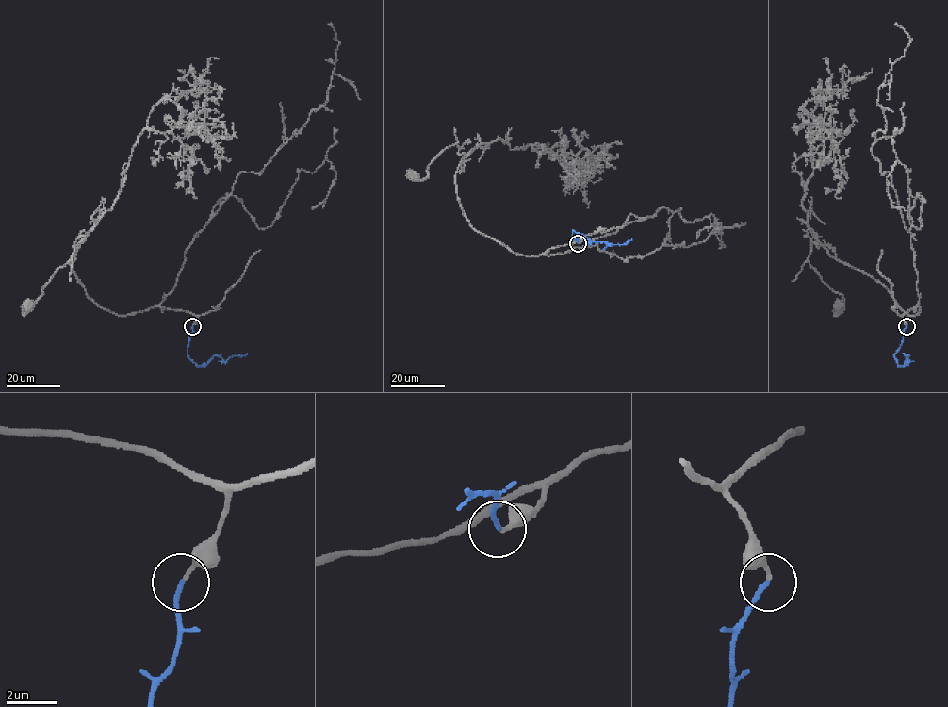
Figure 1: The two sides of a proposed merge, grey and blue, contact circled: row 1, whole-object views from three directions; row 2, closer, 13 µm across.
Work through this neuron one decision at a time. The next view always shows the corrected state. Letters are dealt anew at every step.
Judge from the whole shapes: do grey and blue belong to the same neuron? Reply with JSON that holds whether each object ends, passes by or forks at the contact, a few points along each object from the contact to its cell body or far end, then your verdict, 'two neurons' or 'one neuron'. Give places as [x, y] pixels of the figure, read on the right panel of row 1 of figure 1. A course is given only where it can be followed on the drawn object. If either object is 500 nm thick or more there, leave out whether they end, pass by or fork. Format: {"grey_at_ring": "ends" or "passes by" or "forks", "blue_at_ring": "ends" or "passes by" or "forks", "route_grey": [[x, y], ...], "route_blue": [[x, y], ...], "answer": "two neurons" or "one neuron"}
{"grey_at_ring": "ends", "blue_at_ring": "ends", "route_grey": [[907, 325], [903, 317], [918, 306], [908, 315], [882, 284], [813, 243], [809, 261], [841, 295], [838, 307]], "route_blue": [[907, 326], [895, 353], [898, 365], [906, 363], [906, 354], [907, 360], [908, 355], [903, 353]], "answer": "one neuron"}

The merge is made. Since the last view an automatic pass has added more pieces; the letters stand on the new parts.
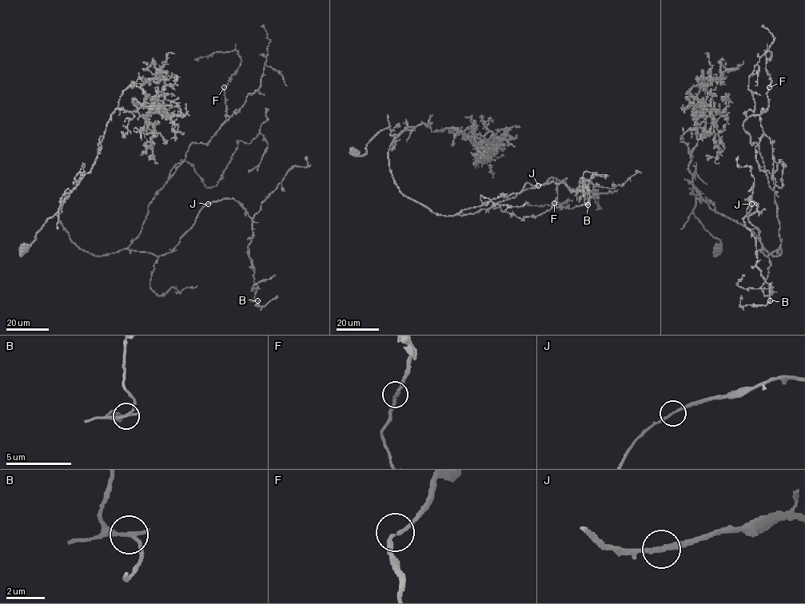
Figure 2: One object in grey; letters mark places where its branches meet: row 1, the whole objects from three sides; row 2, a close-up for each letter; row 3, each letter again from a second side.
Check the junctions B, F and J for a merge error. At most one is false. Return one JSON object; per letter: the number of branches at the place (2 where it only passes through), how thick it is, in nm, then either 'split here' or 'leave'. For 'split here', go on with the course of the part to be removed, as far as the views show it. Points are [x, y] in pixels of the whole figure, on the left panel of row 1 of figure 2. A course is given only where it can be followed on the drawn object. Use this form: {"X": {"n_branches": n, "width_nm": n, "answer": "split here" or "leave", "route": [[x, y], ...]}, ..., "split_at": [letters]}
{"B": {"n_branches": 2, "width_nm": 220, "answer": "leave"}, "F": {"n_branches": 2, "width_nm": 240, "answer": "leave"}, "J": {"n_branches": 2, "width_nm": 220, "answer": "leave"}, "split_at": []}

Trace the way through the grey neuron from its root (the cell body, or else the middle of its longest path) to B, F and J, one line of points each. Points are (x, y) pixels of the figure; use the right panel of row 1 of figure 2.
B: (717, 250), (697, 199), (782, 252), (761, 252), (753, 200), (743, 221), (770, 300)
F: (717, 250), (697, 199), (782, 252), (774, 191), (743, 127), (768, 106), (769, 87)
J: (717, 250), (720, 241), (695, 215), (697, 199), (748, 228), (772, 256), (782, 252), (761, 252), (751, 204)

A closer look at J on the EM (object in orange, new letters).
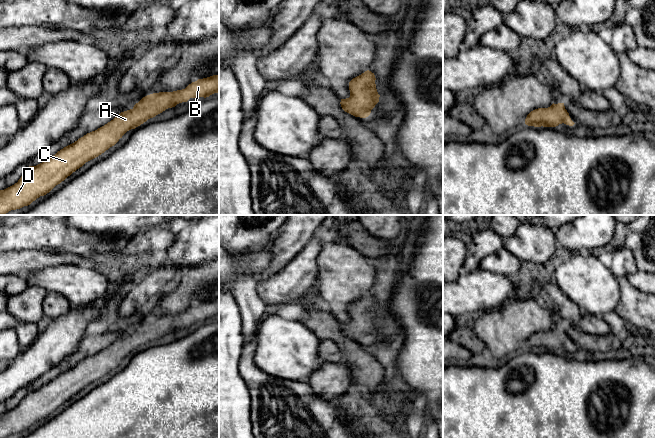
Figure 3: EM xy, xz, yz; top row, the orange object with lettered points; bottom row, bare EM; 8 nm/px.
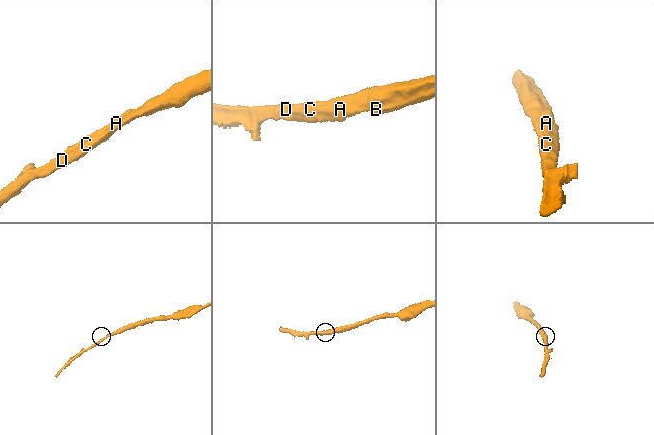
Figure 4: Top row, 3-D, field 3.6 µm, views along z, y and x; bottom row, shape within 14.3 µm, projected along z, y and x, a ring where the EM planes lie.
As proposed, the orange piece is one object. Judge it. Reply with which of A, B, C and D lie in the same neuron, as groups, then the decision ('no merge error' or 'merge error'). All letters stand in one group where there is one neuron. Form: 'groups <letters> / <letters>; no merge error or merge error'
groups A B C D; no merge error

